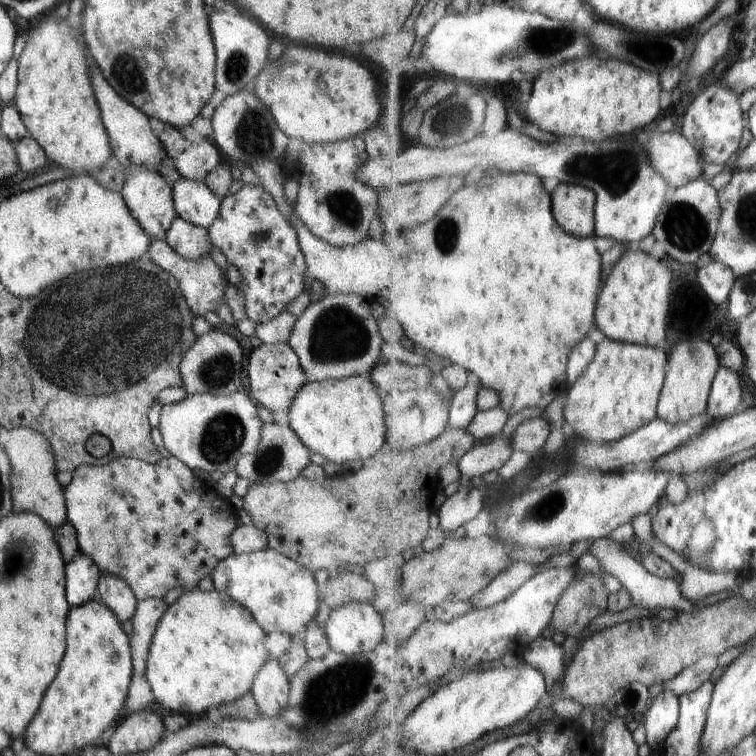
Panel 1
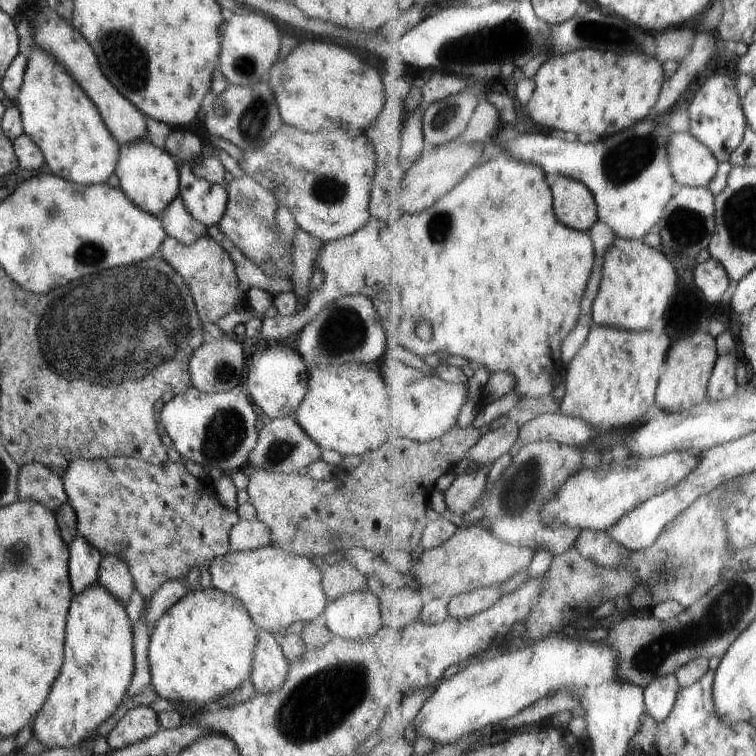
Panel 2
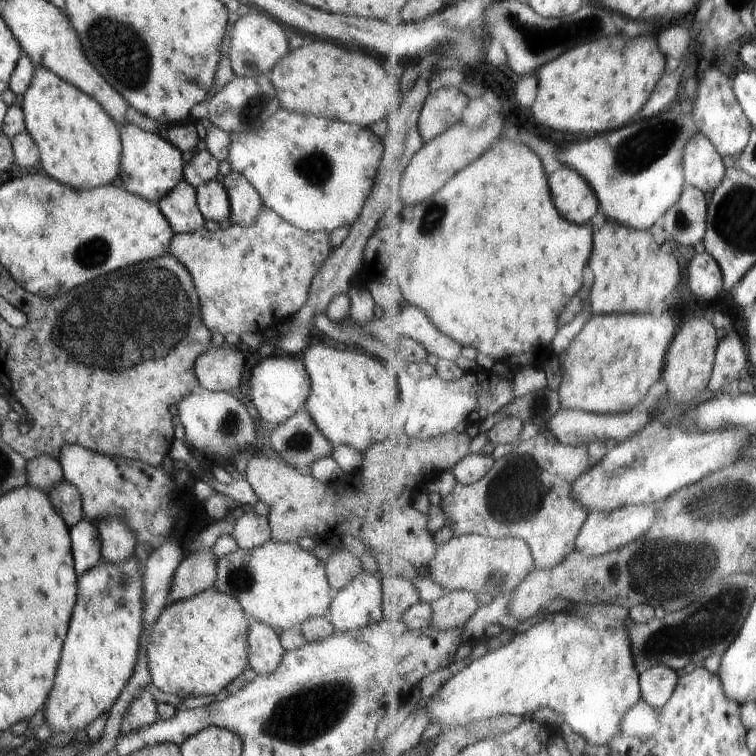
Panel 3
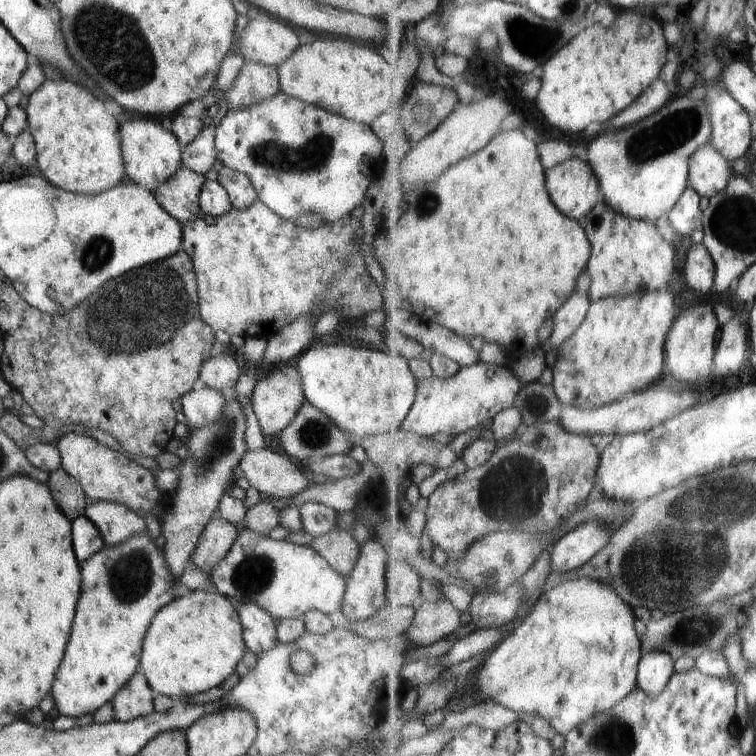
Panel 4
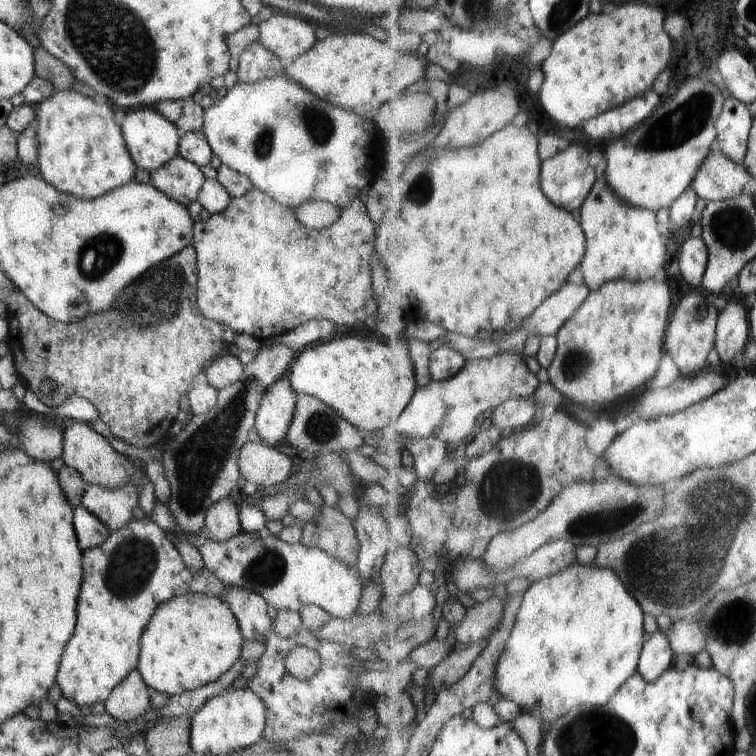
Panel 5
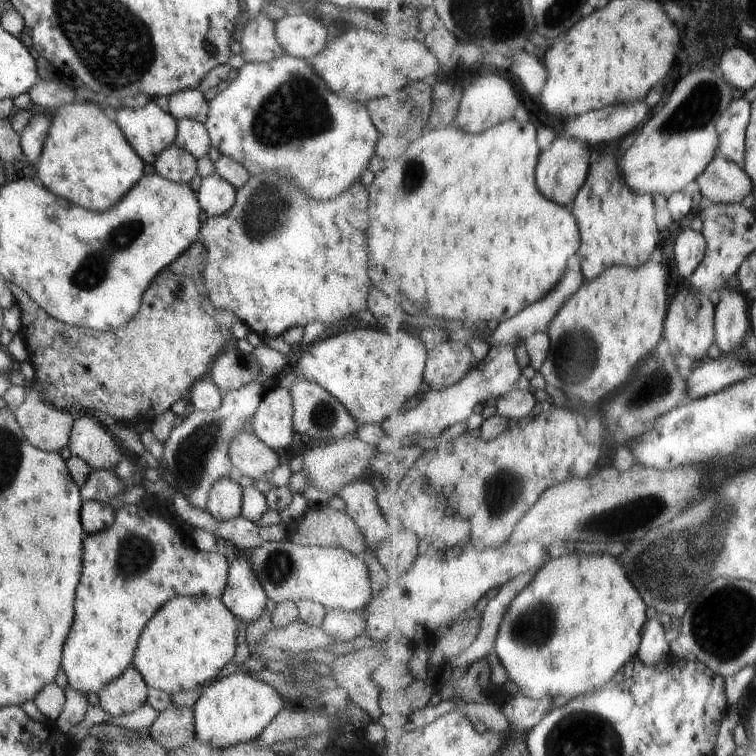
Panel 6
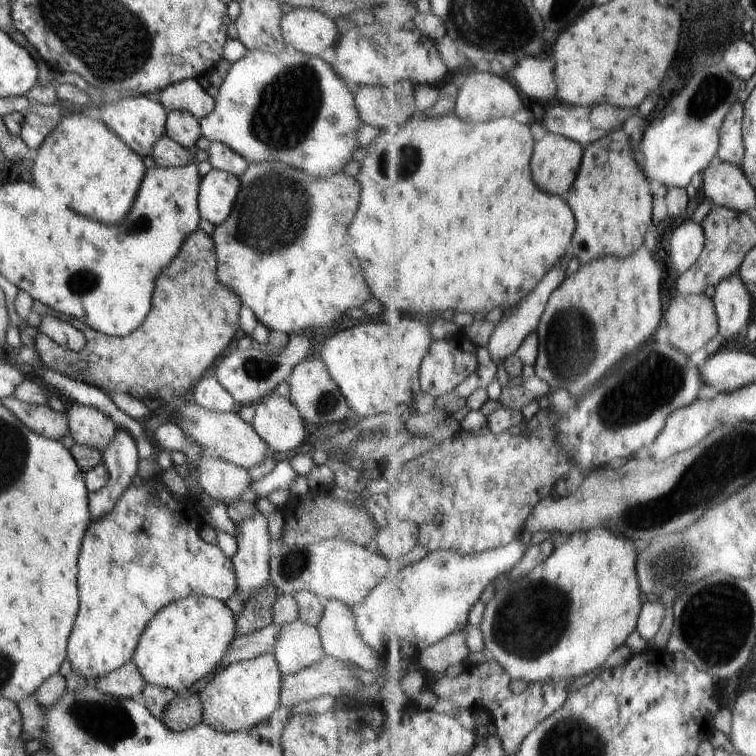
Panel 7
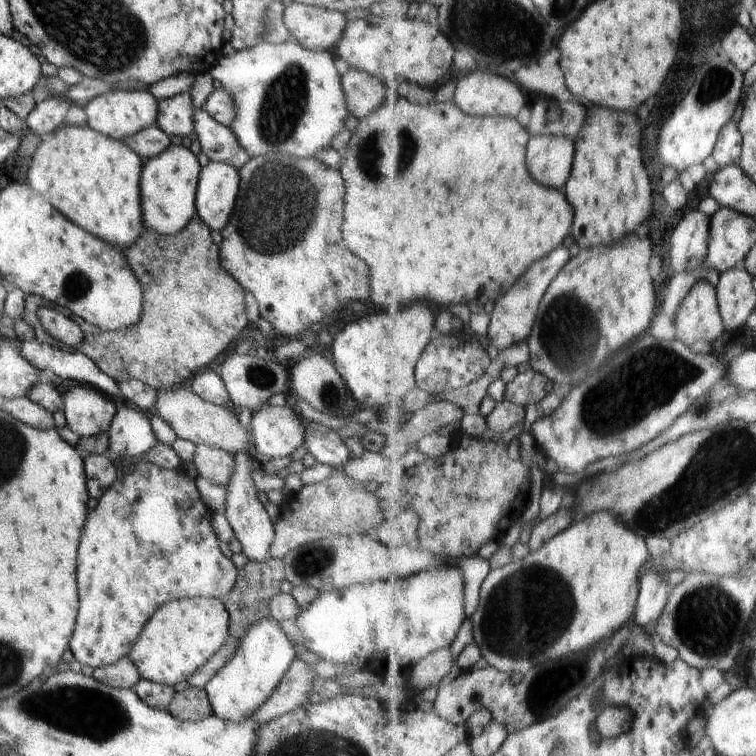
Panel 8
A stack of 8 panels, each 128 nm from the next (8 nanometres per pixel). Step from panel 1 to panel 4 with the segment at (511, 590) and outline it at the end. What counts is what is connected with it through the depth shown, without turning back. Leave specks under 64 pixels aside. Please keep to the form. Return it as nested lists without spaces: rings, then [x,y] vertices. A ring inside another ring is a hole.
[[[447,597],[436,602],[423,601],[410,632],[407,632],[408,638],[414,638],[418,647],[436,644],[464,626],[461,614],[462,610]]]

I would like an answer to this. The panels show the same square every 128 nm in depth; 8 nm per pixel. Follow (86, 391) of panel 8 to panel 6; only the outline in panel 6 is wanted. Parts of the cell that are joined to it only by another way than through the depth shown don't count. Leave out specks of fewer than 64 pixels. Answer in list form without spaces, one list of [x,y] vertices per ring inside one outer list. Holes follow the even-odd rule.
[[[91,414],[76,418],[68,448],[74,457],[82,458],[92,470],[113,470],[123,458],[120,444]]]

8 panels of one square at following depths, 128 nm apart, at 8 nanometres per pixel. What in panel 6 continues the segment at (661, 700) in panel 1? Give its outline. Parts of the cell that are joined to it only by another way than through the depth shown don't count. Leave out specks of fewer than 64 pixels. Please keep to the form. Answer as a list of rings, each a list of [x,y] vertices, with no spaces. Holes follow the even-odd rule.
[[[658,612],[656,618],[649,620],[649,624],[645,626],[645,637],[639,658],[642,659],[642,662],[650,664],[650,666],[656,666],[671,654],[672,646],[666,640],[666,628],[664,628],[662,618],[660,618]]]

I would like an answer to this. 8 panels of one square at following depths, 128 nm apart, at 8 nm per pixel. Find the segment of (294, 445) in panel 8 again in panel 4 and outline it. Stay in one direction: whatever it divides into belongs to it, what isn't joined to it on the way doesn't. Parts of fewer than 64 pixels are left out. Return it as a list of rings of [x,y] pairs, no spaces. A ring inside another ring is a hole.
[[[295,363],[277,365],[272,372],[270,370],[258,380],[251,400],[252,410],[254,410],[261,432],[268,436],[278,435],[279,432],[282,432],[294,420],[299,406],[302,406],[305,401],[302,382],[300,382]]]

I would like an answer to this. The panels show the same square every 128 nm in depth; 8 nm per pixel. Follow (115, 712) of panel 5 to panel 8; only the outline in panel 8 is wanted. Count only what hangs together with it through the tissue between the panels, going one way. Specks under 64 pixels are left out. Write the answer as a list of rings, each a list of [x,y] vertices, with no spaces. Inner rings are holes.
[[[129,656],[120,658],[112,666],[97,668],[93,671],[91,677],[102,684],[119,689],[134,688],[134,684],[141,679],[136,665],[130,660]]]

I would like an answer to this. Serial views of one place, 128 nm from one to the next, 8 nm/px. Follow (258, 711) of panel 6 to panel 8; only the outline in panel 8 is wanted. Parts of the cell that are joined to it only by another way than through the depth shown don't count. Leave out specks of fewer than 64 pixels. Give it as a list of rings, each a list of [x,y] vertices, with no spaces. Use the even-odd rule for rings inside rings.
[[[270,617],[254,622],[246,630],[232,656],[234,658],[230,658],[230,662],[226,662],[226,666],[222,666],[203,689],[210,702],[212,715],[226,722],[242,724],[250,720],[250,716],[270,698],[296,658],[296,652],[290,640],[284,636],[280,623]]]

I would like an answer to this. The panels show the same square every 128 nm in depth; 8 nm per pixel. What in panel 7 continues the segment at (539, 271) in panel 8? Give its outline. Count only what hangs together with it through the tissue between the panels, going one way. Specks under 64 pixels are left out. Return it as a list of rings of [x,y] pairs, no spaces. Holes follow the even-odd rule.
[[[556,267],[554,270],[550,270],[550,274],[546,274],[546,282],[542,282],[542,286],[538,286],[538,290],[534,290],[515,311],[505,313],[499,322],[498,328],[496,328],[496,334],[490,340],[489,349],[496,362],[505,363],[513,354],[517,354],[518,350],[525,344],[525,340],[532,333],[538,331],[542,317],[545,316],[546,310],[549,309],[550,296],[553,296],[558,288],[562,286],[566,276],[568,276],[566,268]]]

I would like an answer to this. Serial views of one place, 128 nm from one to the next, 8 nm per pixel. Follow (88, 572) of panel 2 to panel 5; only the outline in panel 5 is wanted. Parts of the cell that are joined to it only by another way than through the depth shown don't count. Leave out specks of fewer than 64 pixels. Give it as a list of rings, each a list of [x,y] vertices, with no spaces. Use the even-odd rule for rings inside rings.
[[[84,506],[74,508],[74,530],[82,550],[90,550],[95,546],[102,546],[111,534],[106,524],[100,522],[98,516],[90,514]]]

